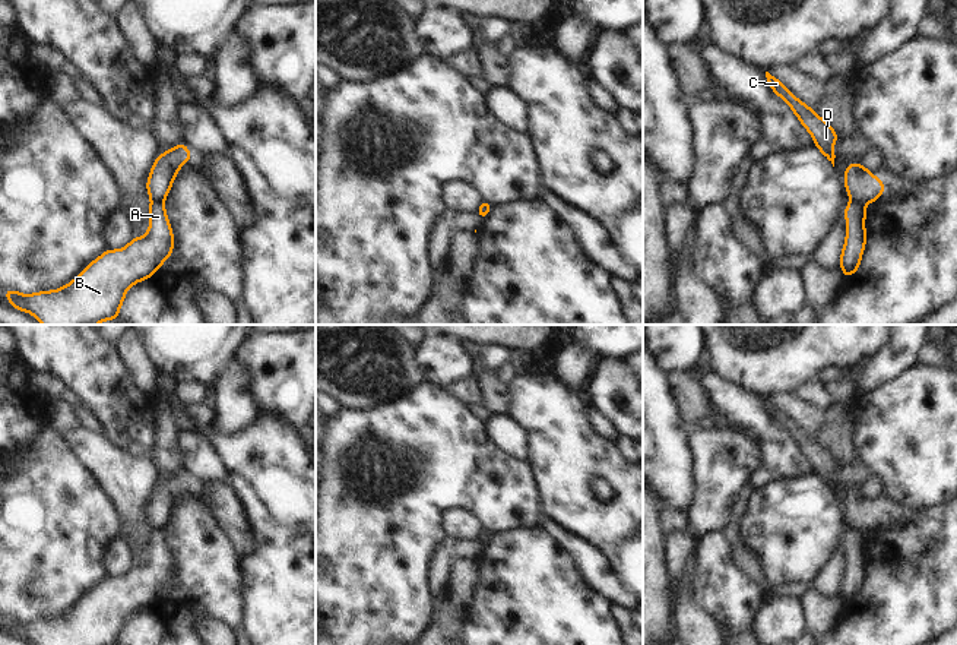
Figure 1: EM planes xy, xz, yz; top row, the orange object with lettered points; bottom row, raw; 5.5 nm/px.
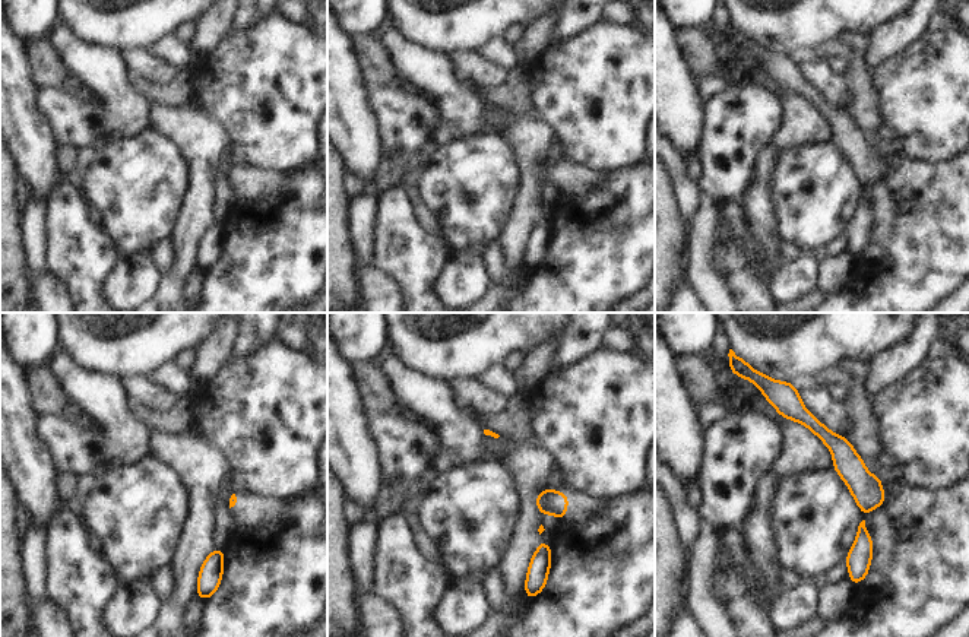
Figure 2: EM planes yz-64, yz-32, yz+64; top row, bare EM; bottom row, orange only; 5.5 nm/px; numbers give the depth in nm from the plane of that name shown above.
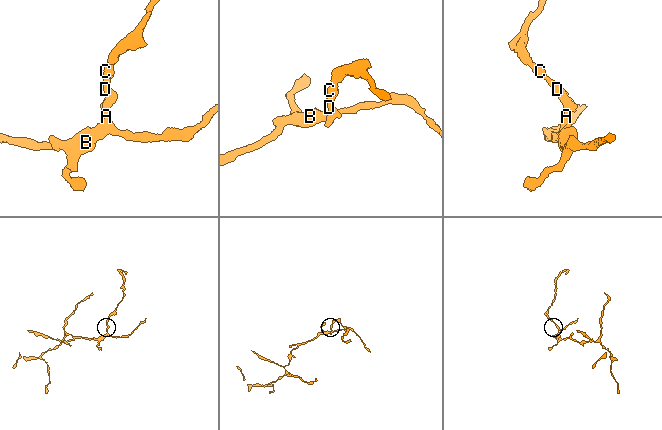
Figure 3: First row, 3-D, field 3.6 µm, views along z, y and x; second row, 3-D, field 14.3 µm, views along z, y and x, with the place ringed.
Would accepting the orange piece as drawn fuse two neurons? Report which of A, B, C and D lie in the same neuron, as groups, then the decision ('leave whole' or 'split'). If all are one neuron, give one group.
A B / C D | split

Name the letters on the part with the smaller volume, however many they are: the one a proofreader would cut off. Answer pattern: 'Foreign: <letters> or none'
Foreign: C, D.

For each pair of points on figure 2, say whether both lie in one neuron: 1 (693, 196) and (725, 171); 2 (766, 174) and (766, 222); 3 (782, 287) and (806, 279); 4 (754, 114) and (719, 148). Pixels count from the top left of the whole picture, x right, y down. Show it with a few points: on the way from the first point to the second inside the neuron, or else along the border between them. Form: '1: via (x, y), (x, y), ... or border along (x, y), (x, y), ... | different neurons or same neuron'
1: border along (699, 181), (703, 192) | different neurons
2: via (762, 186), (762, 211) | same neuron
3: via (788, 285), (800, 279) | same neuron
4: via (746, 120), (728, 139) | same neuron

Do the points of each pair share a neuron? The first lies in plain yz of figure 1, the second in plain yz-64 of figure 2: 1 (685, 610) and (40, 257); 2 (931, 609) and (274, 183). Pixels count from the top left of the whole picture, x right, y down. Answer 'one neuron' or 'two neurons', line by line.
1: two neurons
2: two neurons

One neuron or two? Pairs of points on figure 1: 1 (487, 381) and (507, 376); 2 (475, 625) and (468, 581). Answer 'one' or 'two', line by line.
1: two
2: two

